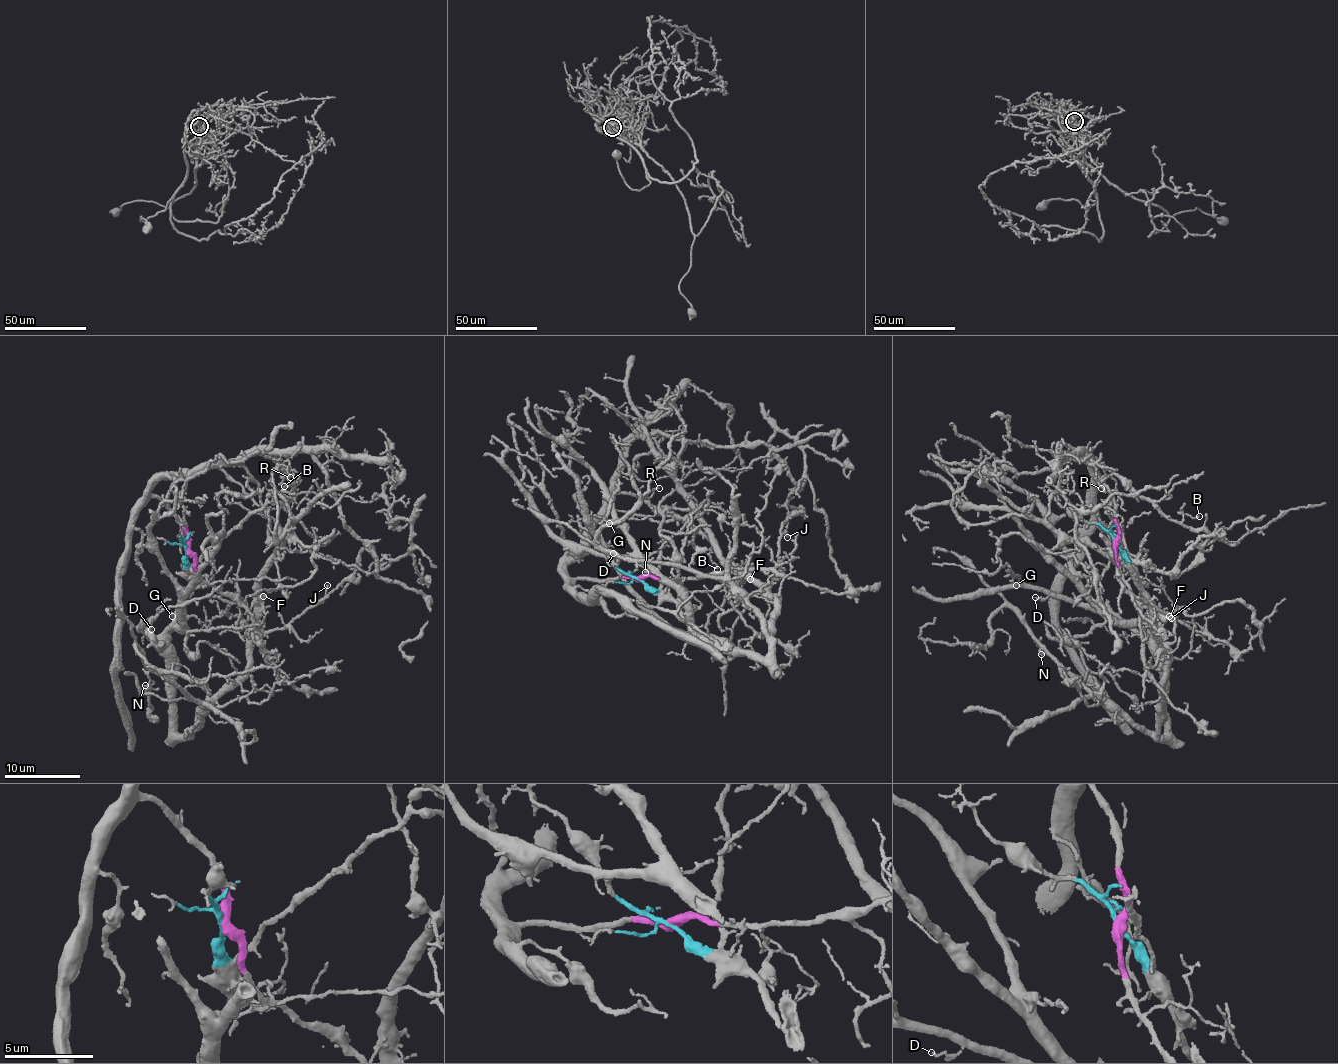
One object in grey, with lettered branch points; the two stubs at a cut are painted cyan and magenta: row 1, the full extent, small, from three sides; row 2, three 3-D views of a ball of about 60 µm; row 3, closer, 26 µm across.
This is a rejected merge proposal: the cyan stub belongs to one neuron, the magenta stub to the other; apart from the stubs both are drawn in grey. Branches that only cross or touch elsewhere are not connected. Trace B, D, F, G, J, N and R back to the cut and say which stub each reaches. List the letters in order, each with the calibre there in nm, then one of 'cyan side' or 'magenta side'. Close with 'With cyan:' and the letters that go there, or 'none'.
B: 120 nm thick; magenta side
D: 130 nm thick; cyan side
F: 120 nm thick; cyan side
G: 140 nm thick; cyan side
J: 110 nm thick; cyan side
N: 130 nm thick; cyan side
R: 90 nm thick; magenta side
With cyan: D, F, G, J, N

